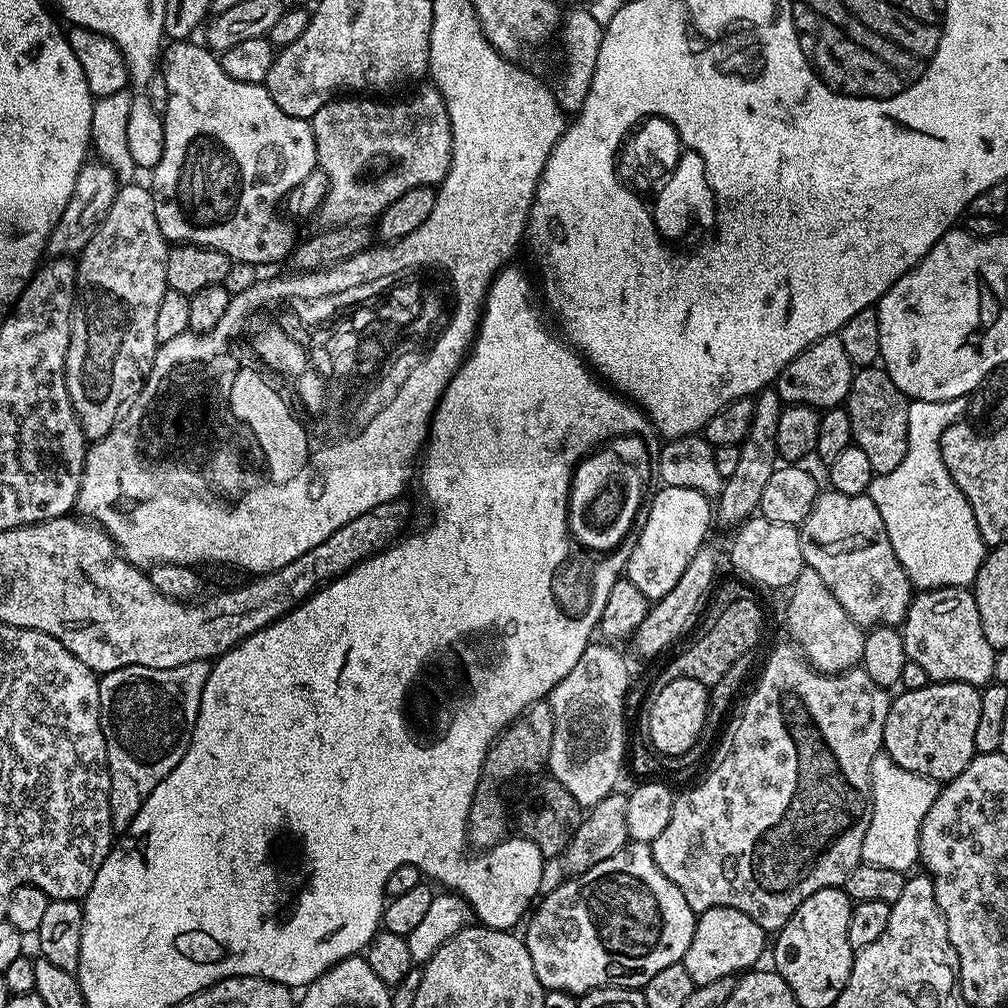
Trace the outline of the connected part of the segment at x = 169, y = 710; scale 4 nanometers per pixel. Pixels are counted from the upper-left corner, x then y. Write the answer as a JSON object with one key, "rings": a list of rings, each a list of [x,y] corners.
{"rings":[[[206,660],[186,662],[182,666],[169,668],[151,668],[150,666],[122,666],[113,672],[105,672],[99,677],[100,682],[100,725],[106,742],[108,755],[108,773],[110,774],[110,818],[113,833],[123,834],[134,822],[142,802],[182,762],[192,740],[192,731],[200,713],[202,690],[210,664]]]}

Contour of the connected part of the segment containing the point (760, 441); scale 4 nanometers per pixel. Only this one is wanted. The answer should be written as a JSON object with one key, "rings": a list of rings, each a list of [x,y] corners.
{"rings":[[[765,387],[764,391],[755,397],[754,418],[750,422],[750,430],[739,445],[741,457],[734,474],[725,479],[724,488],[714,500],[714,520],[717,525],[725,524],[729,530],[744,523],[749,516],[759,509],[762,502],[762,489],[770,474],[778,467],[776,439],[778,438],[778,418],[782,411],[780,395],[775,387]]]}

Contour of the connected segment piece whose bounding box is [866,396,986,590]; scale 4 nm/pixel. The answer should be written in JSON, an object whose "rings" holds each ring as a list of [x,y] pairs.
{"rings":[[[963,396],[942,402],[912,400],[908,405],[906,458],[902,458],[902,462],[898,462],[897,468],[890,470],[890,474],[873,475],[872,484],[866,493],[882,514],[890,546],[894,546],[894,554],[916,590],[968,588],[975,581],[986,555],[986,545],[978,530],[974,510],[962,490],[958,490],[954,478],[950,478],[950,470],[946,470],[946,462],[942,462],[940,453],[940,439],[946,426],[957,423],[963,417],[960,415],[967,410],[968,402]]]}

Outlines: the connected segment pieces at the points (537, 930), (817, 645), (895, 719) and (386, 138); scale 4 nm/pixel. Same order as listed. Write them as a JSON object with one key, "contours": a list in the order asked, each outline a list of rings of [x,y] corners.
{"contours":[[[[628,842],[617,853],[612,854],[604,861],[591,865],[584,873],[565,879],[562,884],[547,893],[535,905],[531,916],[532,921],[528,924],[528,933],[523,933],[522,939],[524,945],[530,950],[530,958],[534,962],[534,974],[538,974],[538,982],[545,990],[583,994],[595,988],[643,989],[644,984],[650,982],[650,978],[654,978],[654,974],[658,974],[658,970],[666,970],[666,966],[681,963],[686,950],[690,950],[690,938],[694,938],[697,913],[693,912],[691,906],[686,902],[686,898],[682,898],[682,890],[678,890],[678,886],[674,886],[674,882],[670,882],[670,878],[666,878],[666,874],[662,874],[662,870],[658,870],[652,857],[651,847],[646,844]]],[[[804,567],[802,574],[798,574],[798,578],[792,583],[790,595],[788,628],[808,663],[816,671],[825,674],[843,674],[857,667],[862,661],[865,629],[854,623],[846,610],[842,610],[838,598],[830,594],[830,586],[822,582],[818,570]]],[[[930,682],[922,690],[904,690],[901,696],[891,701],[886,714],[883,751],[902,770],[910,770],[937,782],[954,779],[977,755],[974,734],[978,727],[978,713],[982,711],[981,689],[975,684],[953,684],[951,682]]],[[[435,86],[417,87],[409,100],[397,104],[375,104],[372,98],[333,98],[311,118],[316,143],[316,163],[329,176],[329,190],[318,209],[318,216],[339,226],[349,222],[368,222],[379,217],[395,199],[412,187],[439,186],[452,165],[452,127],[448,103]]]]}

